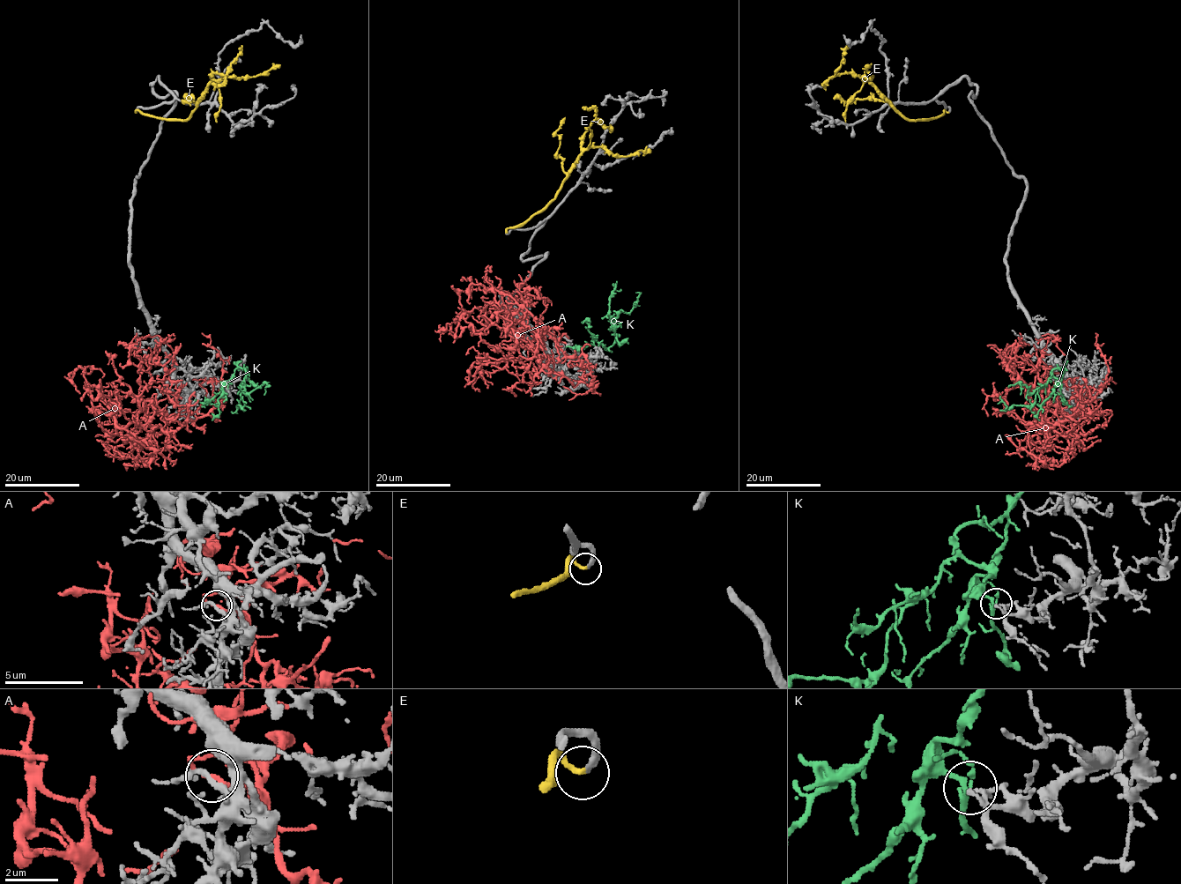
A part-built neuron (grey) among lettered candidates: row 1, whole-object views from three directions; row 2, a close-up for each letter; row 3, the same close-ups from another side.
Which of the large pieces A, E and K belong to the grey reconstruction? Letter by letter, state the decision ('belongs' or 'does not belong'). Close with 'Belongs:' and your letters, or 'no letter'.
A: does not belong
E: belongs
K: does not belong
Belongs: E

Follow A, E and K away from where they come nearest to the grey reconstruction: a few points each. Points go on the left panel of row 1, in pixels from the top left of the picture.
A: (177, 394), (179, 412), (162, 427), (130, 422), (110, 438), (134, 444), (110, 395), (115, 418)
E: (136, 112), (137, 110), (158, 118), (186, 120), (212, 81), (232, 77), (258, 76), (280, 64)
K: (228, 388), (236, 368), (244, 368), (246, 376), (238, 405), (242, 407), (243, 396)

